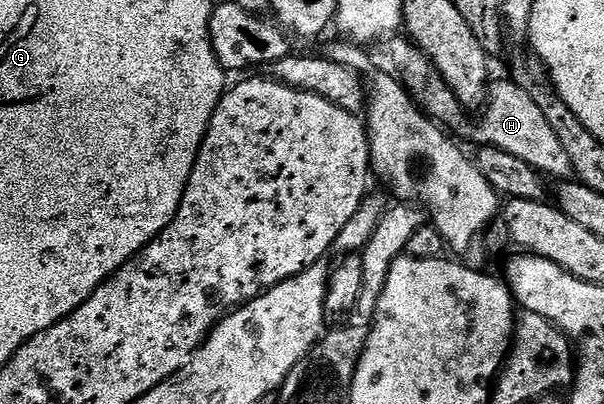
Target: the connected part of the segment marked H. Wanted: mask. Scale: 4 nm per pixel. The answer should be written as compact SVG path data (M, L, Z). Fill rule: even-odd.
M505 79L498 85L497 82L490 84L489 96L481 115L481 122L473 133L477 143L493 145L499 151L508 151L523 159L523 163L531 163L531 167L550 178L553 176L561 177L557 179L569 179L574 176L571 159L567 159L567 151L563 151L559 138L555 136L555 131L551 131L543 111L539 111L535 99L531 99L531 95L527 95L527 91L523 91L523 87L516 85L513 80Z

